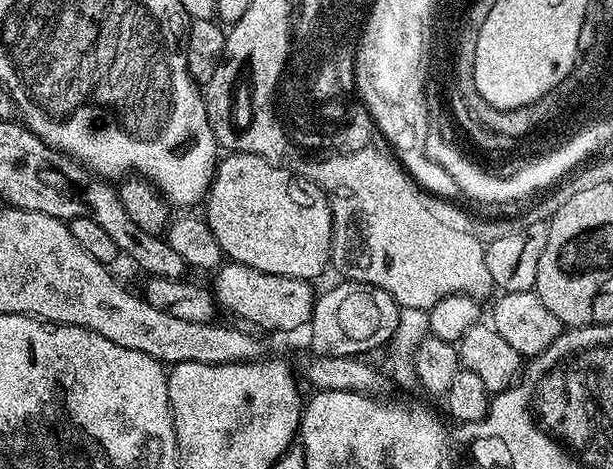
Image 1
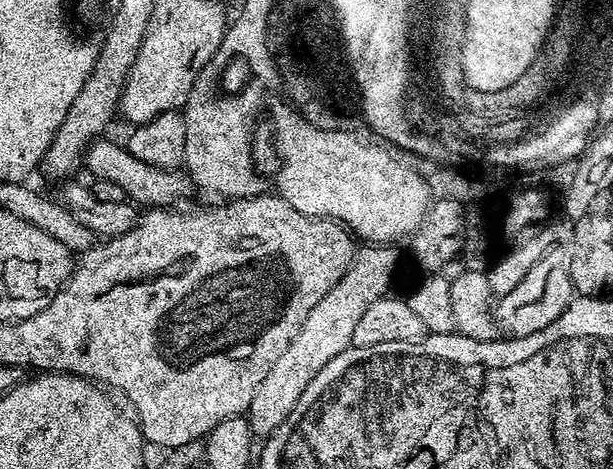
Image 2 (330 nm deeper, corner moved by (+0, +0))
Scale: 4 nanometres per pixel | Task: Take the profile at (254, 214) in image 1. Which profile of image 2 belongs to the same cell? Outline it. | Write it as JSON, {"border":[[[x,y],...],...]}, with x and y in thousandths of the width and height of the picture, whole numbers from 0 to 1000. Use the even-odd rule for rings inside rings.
{"border":[[[162,294],[144,309],[135,356],[139,360],[144,356],[145,377],[188,388],[191,397],[199,397],[204,420],[214,433],[233,439],[237,446],[287,439],[292,437],[292,426],[303,424],[312,409],[316,409],[313,386],[299,365],[245,354],[232,345],[232,337],[219,337],[219,328],[212,328],[201,305],[188,307],[186,301],[173,296]]]}

